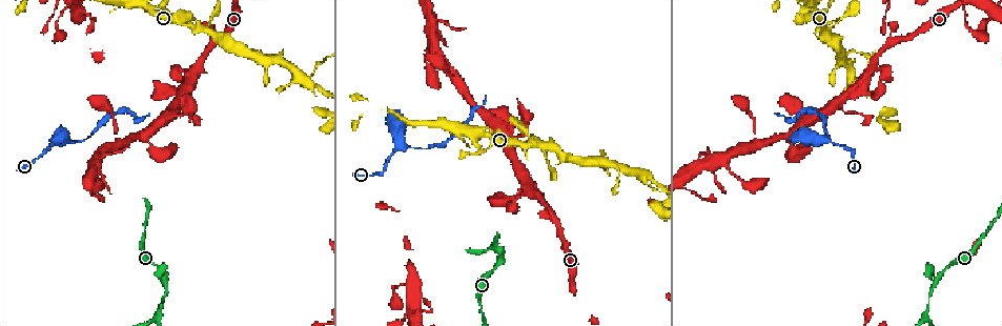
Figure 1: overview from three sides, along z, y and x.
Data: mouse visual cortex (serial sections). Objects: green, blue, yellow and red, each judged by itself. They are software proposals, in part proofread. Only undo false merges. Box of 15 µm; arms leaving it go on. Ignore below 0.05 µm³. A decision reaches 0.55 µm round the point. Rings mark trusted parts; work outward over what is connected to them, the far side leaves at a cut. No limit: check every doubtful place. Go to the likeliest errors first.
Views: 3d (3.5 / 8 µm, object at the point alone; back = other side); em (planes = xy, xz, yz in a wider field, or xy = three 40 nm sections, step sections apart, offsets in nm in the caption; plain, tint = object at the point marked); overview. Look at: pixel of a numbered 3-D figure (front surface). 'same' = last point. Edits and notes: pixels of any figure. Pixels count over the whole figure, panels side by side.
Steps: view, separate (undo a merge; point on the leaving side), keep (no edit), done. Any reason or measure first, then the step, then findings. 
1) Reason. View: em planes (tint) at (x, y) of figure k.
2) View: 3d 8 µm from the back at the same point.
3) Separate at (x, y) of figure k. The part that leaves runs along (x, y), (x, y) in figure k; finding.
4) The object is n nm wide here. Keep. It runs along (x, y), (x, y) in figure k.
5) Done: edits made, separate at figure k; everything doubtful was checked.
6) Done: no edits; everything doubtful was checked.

Three-way junction. View: 3d 3.5 µm at (927, 312) of figure 1.

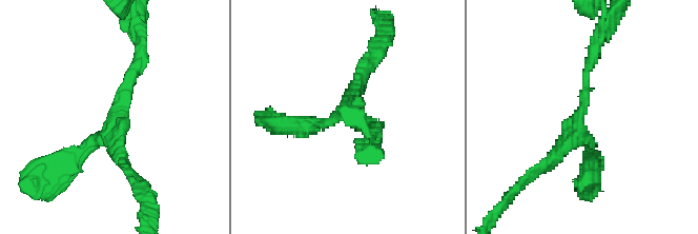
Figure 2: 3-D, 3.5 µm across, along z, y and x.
View: em xy step 3 (tint) at (576, 115) of figure 2.

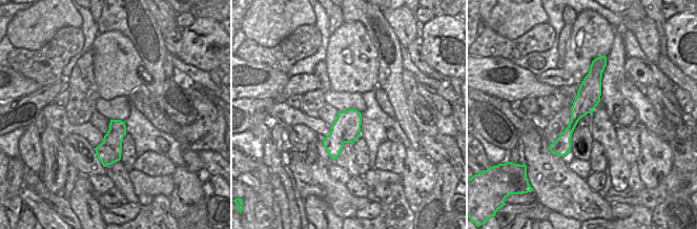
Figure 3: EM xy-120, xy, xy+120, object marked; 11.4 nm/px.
Keep. It runs along (598, 75), (560, 153) in figure 3; all the same cell.

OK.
Thick turns thin. View: 3d 3.5 µm at (416, 148) of figure 1.

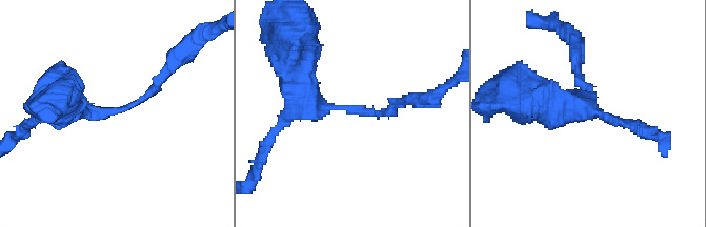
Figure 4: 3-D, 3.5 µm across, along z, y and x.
View: em planes (tint) at (352, 108) of figure 4.

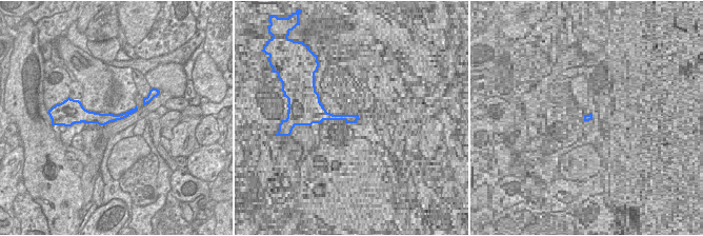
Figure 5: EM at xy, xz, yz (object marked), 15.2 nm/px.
The arms are 150, 300 nm wide. Keep. It runs along (51, 110), (122, 110), (170, 68) in figure 4; one cell here.

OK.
Abrupt turn. View: 3d 8 µm at (535, 144) of figure 1.

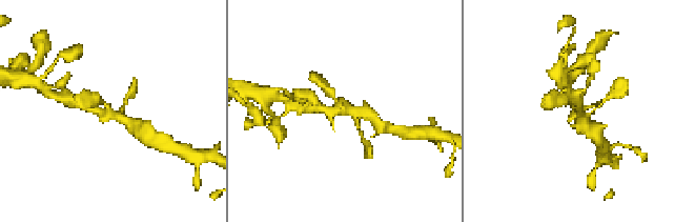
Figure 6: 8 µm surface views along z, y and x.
Closer look. View: 3d 3.5 µm at (107, 111) of figure 6.

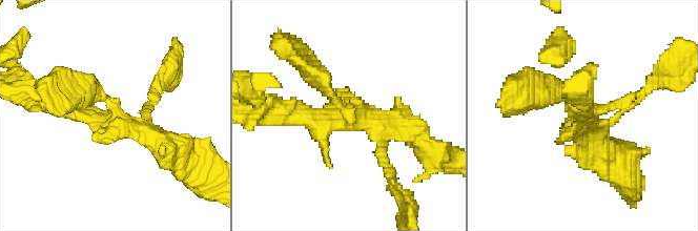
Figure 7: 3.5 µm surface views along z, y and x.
Keep. It runs along (50, 106), (144, 125), (173, 148) in figure 7; one cell here.

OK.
Done: no edits; everything doubtful was checked.

